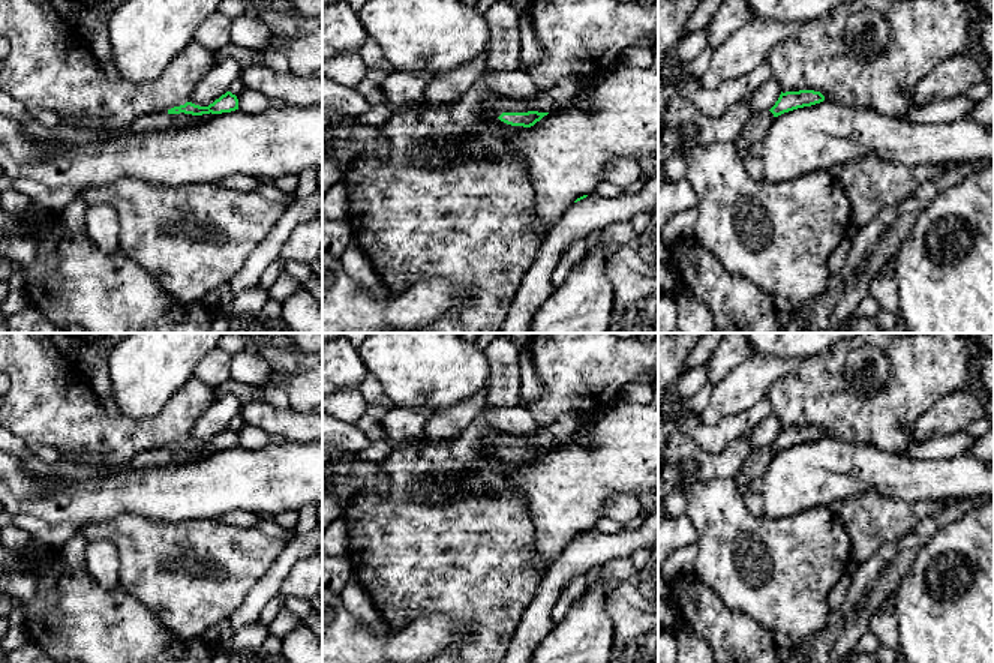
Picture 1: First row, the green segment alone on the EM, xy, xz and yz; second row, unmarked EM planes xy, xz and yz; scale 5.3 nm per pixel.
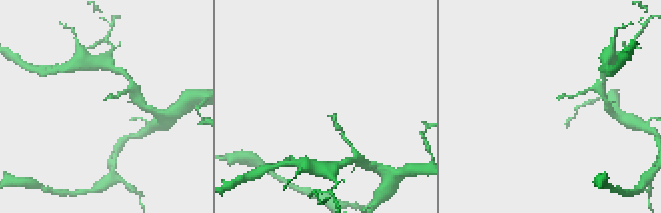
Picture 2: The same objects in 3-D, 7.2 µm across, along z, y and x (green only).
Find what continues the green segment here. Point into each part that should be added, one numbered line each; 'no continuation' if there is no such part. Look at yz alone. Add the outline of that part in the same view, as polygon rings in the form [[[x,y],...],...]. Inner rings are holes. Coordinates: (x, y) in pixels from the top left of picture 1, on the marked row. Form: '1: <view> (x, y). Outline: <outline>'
1: yz (757, 125). Outline: [[[769,110],[751,114],[739,136],[735,140],[738,148],[748,152],[753,144],[762,142],[774,120],[775,117]]]

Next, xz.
1: xz (565, 90). Outline: [[[568,76],[561,80],[555,87],[540,90],[537,96],[526,99],[505,98],[495,93],[483,102],[481,110],[495,117],[499,117],[502,112],[550,112],[570,104],[580,93],[586,81],[586,78]]]

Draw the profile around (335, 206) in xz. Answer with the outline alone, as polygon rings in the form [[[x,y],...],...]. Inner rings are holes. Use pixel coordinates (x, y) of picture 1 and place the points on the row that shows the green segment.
[[[343,182],[334,184],[322,198],[324,220],[345,220],[348,218],[349,202]]]

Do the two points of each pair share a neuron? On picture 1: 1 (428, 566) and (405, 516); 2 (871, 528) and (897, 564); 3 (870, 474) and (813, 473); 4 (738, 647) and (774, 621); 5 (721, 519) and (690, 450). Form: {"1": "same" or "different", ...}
{"1": "same", "2": "different", "3": "same", "4": "different", "5": "different"}

